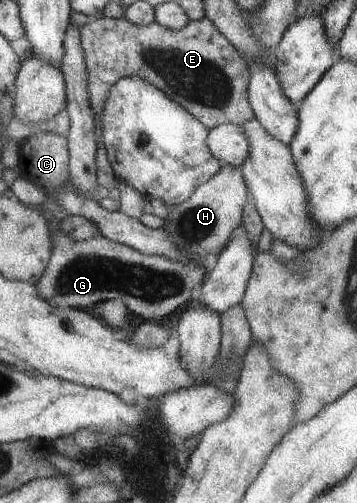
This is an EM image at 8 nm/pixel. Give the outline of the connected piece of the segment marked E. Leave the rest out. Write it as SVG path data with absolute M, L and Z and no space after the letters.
M98 17L86 23L82 28L82 48L86 57L89 74L91 108L93 112L102 115L110 90L120 78L138 76L146 82L164 90L170 98L181 103L200 122L205 123L210 130L218 125L240 125L242 122L254 118L253 109L248 101L249 67L245 65L242 54L221 34L221 31L204 17L202 20L191 20L184 28L172 30L154 21L148 26L138 26L125 17L105 18Z

